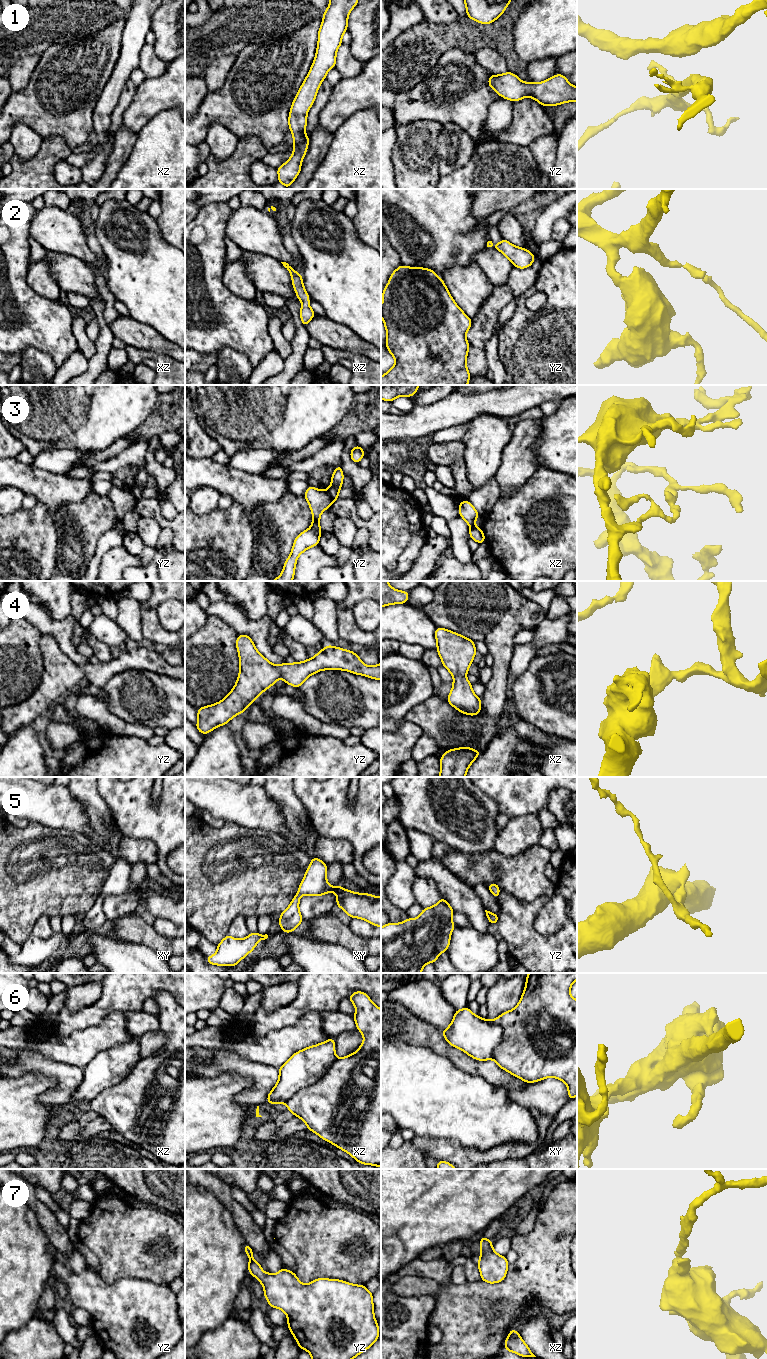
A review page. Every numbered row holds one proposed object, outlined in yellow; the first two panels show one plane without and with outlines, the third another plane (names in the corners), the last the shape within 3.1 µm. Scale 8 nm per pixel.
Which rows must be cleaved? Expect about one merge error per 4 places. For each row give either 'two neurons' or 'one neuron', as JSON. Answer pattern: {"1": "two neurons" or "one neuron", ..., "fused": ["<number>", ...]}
{"1": "one neuron", "2": "one neuron", "3": "two neurons", "4": "one neuron", "5": "one neuron", "6": "two neurons", "7": "one neuron", "fused": ["3", "6"]}

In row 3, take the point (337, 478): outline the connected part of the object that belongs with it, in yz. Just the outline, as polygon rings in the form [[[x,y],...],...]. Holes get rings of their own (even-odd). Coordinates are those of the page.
[[[341,464],[337,466],[333,472],[331,478],[331,486],[327,488],[327,492],[331,496],[332,501],[336,501],[338,499],[338,495],[343,484],[344,474],[342,472]]]

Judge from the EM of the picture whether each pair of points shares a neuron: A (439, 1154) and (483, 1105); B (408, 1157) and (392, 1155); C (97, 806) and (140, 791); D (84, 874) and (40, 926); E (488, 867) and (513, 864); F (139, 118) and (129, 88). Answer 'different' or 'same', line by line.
A: different
B: same
C: different
D: different
E: same
F: different

